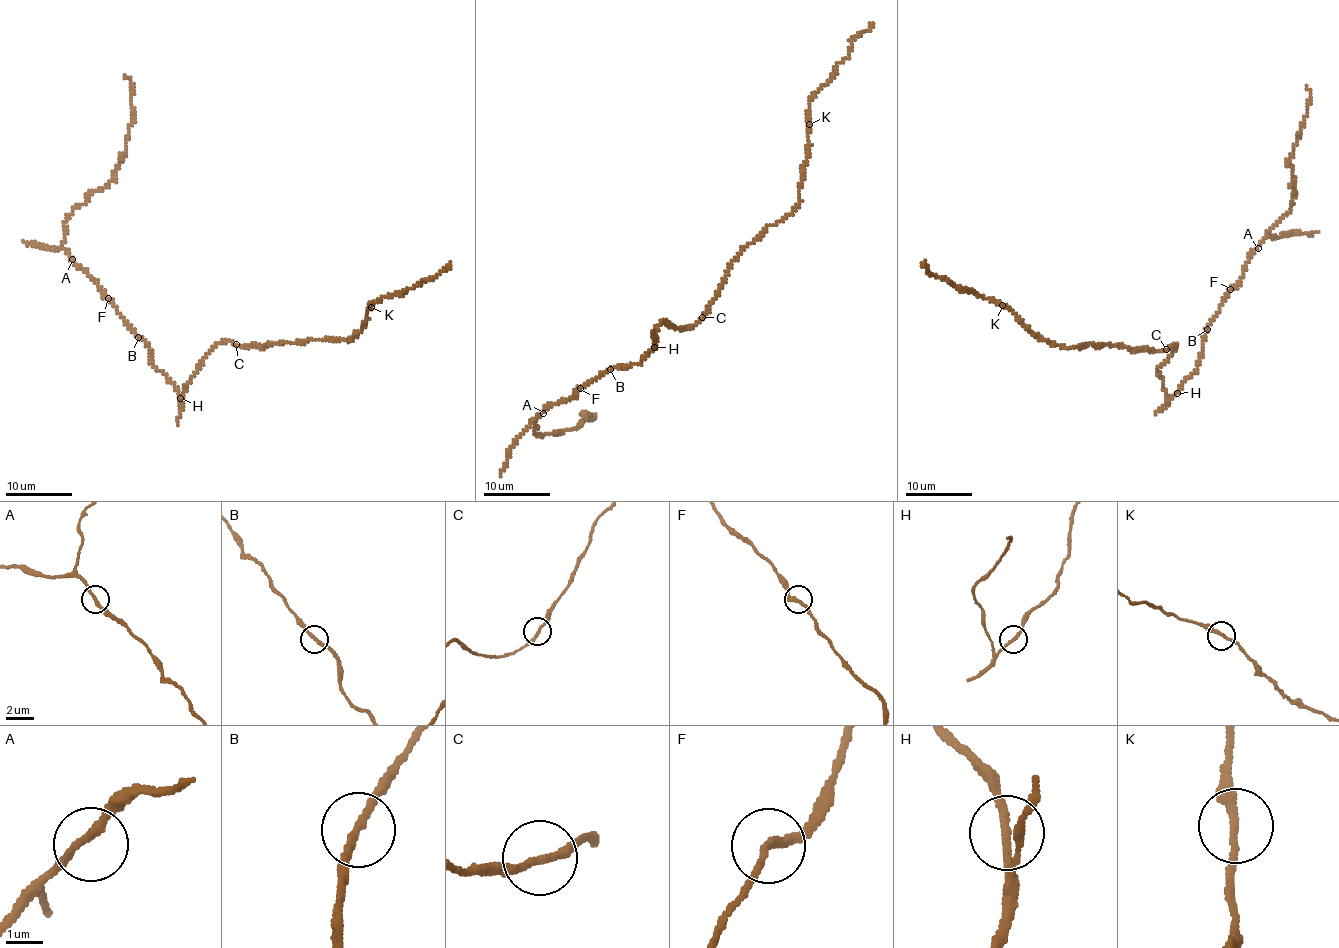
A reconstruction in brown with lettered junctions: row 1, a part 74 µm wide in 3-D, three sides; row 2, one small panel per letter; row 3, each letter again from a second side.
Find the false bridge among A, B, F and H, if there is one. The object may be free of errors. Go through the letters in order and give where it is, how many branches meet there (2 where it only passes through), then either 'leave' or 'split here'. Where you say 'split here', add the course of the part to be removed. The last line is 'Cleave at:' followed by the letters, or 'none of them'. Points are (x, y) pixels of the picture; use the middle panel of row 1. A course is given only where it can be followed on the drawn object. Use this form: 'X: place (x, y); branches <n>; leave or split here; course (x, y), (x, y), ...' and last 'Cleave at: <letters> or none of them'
A: place (543, 413); branches 2; leave
B: place (610, 369); branches 2; leave
F: place (580, 388); branches 2; leave
H: place (654, 347); branches 2; leave
Cleave at: none of them

